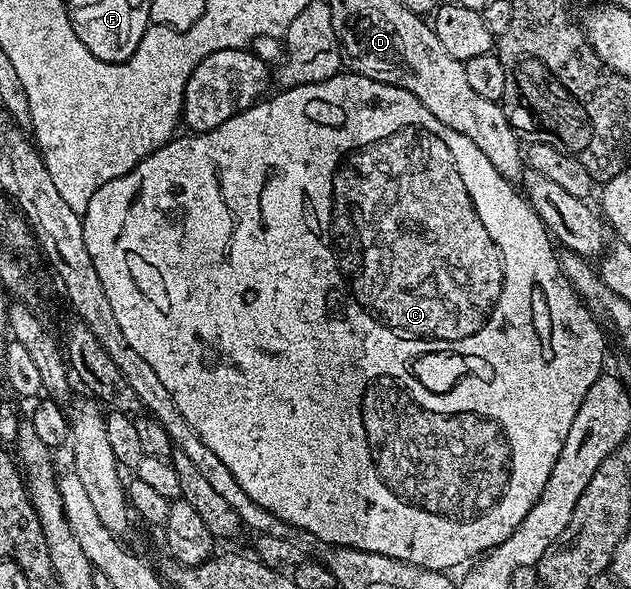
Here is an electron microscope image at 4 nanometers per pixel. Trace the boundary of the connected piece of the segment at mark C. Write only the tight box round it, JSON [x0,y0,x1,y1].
[82,72,605,571]

